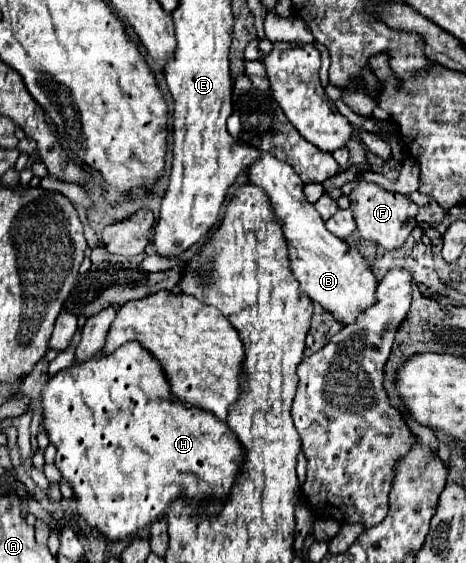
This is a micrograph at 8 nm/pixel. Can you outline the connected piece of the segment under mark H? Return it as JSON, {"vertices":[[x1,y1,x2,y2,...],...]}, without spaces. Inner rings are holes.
{"vertices":[[127,342,125,346,121,346,121,350,113,352,113,354,97,354,87,358,85,362,77,362,65,370,59,370,57,374,49,376,41,394,41,410,43,410,43,426,45,432,49,436,49,442,57,448,57,456,55,456,55,466,59,468,61,476,71,484,75,498,77,498,77,510,79,516,97,532,101,532,107,540,125,540,129,538,135,530,153,524,159,518,165,518,169,506,177,500,185,500,185,506,189,506,191,510,203,510,207,516,217,516,223,508,223,504,227,502,231,488,237,482,237,474,241,472,241,466,245,462,245,448,241,446,241,442,237,442,237,436,229,430,229,426,221,420,215,418,213,412,189,406,185,408,185,404,169,390,169,378,165,378,165,374,161,374,161,366,157,366,157,362,153,362,153,358,149,358,149,350,141,350,141,346,137,346,137,342]]}

